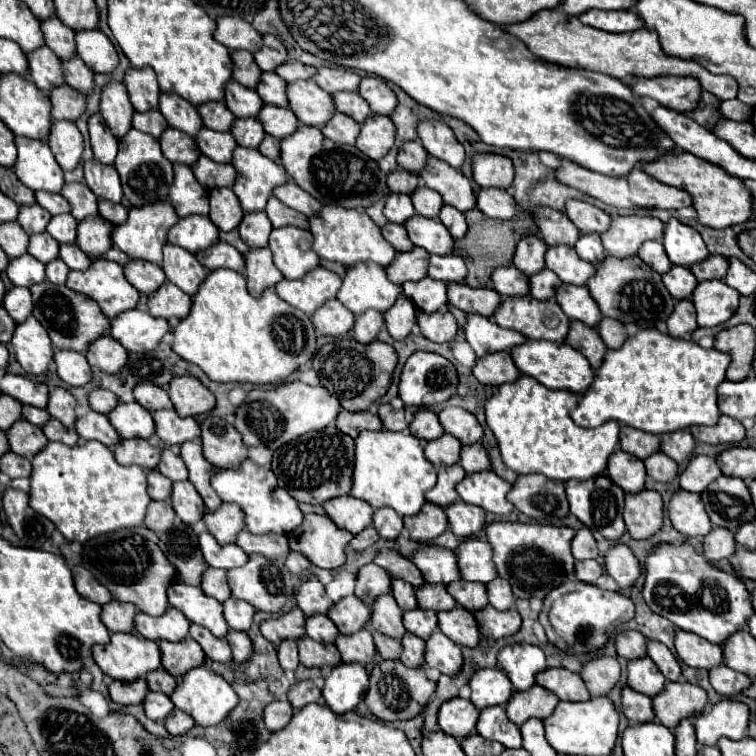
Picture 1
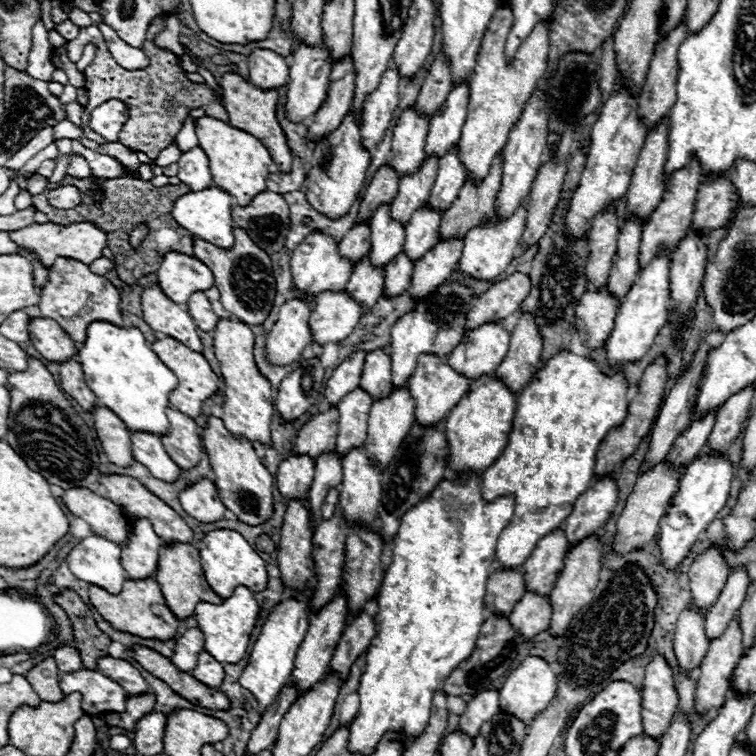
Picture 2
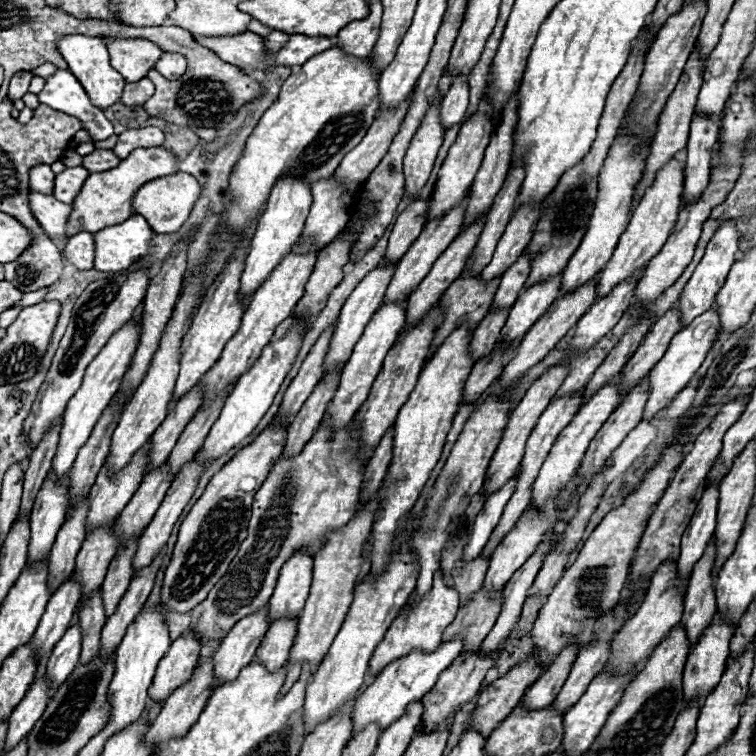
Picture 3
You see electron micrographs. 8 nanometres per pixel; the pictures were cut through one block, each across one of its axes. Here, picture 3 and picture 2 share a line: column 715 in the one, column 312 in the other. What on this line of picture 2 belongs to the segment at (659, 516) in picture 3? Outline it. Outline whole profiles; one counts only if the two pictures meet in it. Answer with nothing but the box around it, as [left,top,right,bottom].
[294,408,338,462]

